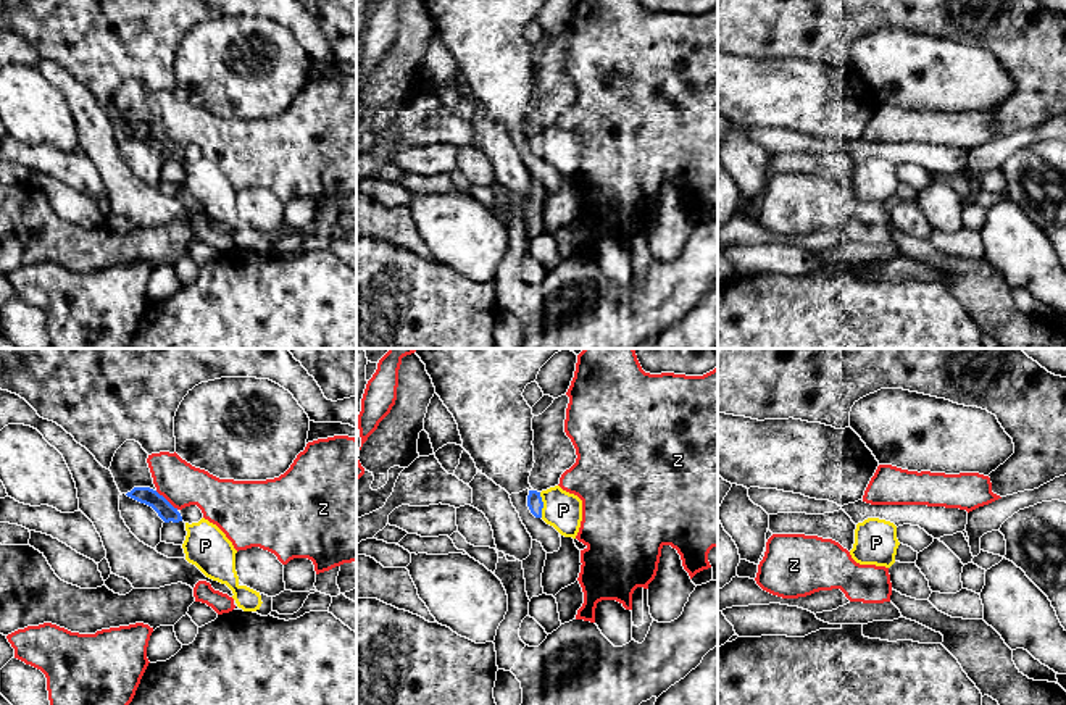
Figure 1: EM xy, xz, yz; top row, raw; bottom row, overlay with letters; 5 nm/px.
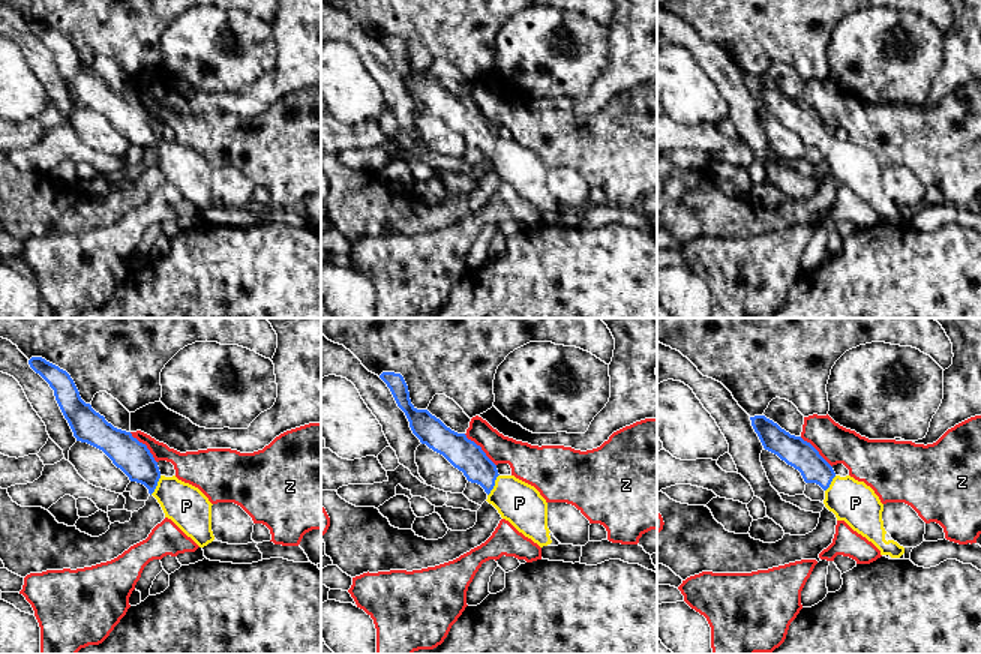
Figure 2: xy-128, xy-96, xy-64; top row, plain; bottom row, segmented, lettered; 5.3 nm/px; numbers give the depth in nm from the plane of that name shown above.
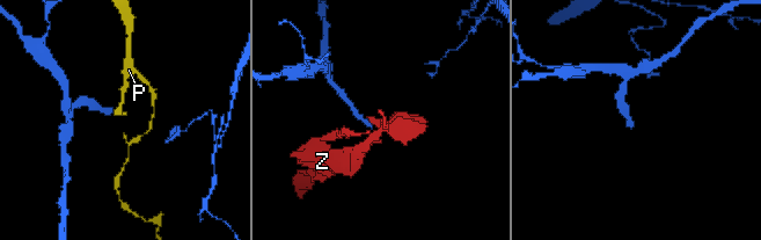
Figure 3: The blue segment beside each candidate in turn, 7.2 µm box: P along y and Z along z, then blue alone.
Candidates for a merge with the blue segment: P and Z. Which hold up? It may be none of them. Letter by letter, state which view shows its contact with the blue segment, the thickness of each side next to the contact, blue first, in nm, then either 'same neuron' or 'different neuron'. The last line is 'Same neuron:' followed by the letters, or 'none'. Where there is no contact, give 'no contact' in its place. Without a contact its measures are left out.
P: contact in xz; calibres 80 and 190 nm; same neuron
Z: contact in xy; calibres 90 and 220 nm; different neuron
Same neuron: P

